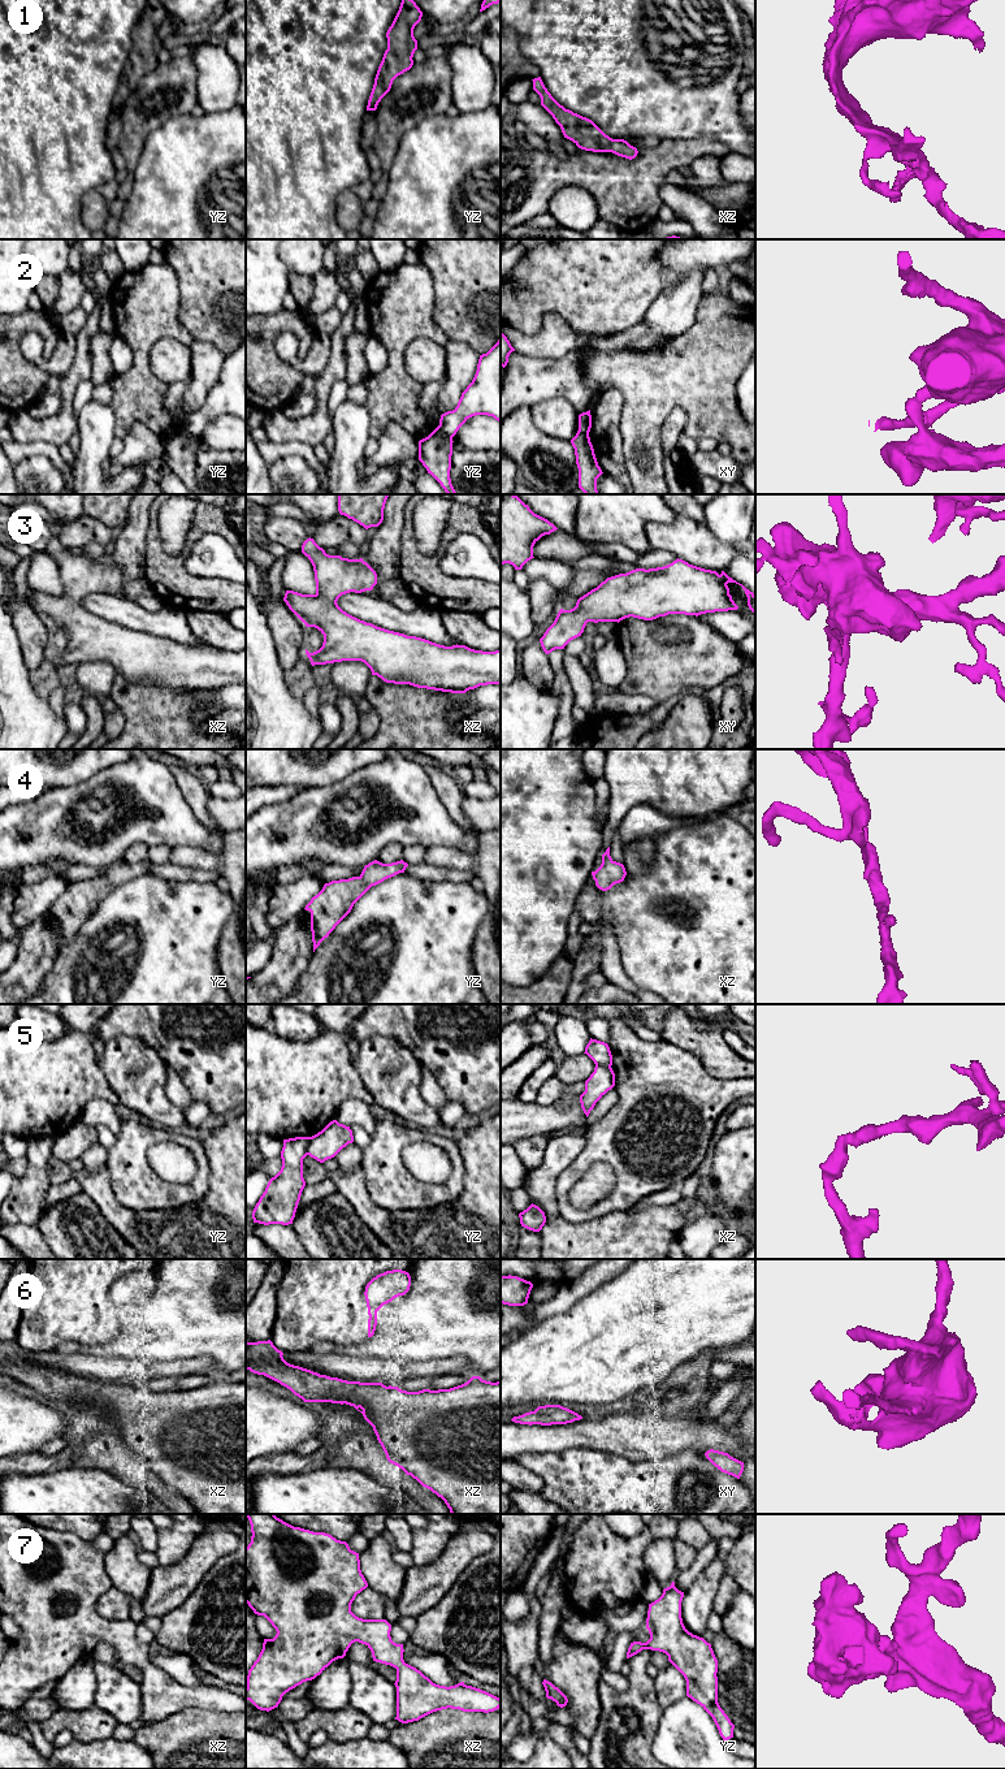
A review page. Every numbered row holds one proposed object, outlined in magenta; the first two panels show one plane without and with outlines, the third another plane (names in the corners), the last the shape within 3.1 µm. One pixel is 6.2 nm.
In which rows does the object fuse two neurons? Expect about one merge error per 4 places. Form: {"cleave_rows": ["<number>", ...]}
{"cleave_rows": ["2", "5"]}

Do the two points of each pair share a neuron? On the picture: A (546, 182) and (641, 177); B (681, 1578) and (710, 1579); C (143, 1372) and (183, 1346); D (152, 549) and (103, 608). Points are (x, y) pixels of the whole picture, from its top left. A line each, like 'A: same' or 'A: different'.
A: same
B: different
C: different
D: different

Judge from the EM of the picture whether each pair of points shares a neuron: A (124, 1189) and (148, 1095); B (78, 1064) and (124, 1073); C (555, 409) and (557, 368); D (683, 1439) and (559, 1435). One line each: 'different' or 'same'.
A: different
B: different
C: different
D: same

